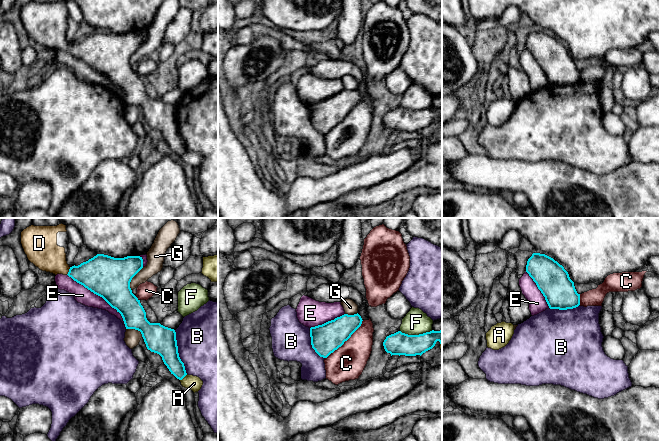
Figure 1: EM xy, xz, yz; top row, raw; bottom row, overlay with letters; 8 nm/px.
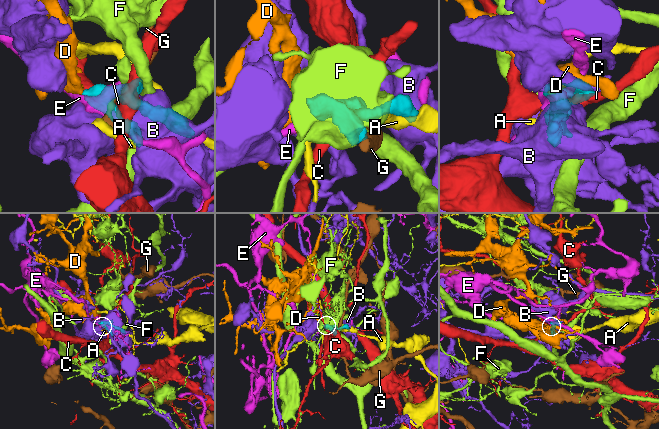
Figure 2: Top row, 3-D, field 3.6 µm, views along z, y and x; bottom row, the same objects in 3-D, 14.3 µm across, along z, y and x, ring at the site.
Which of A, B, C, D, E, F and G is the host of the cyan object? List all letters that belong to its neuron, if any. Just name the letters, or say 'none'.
D

